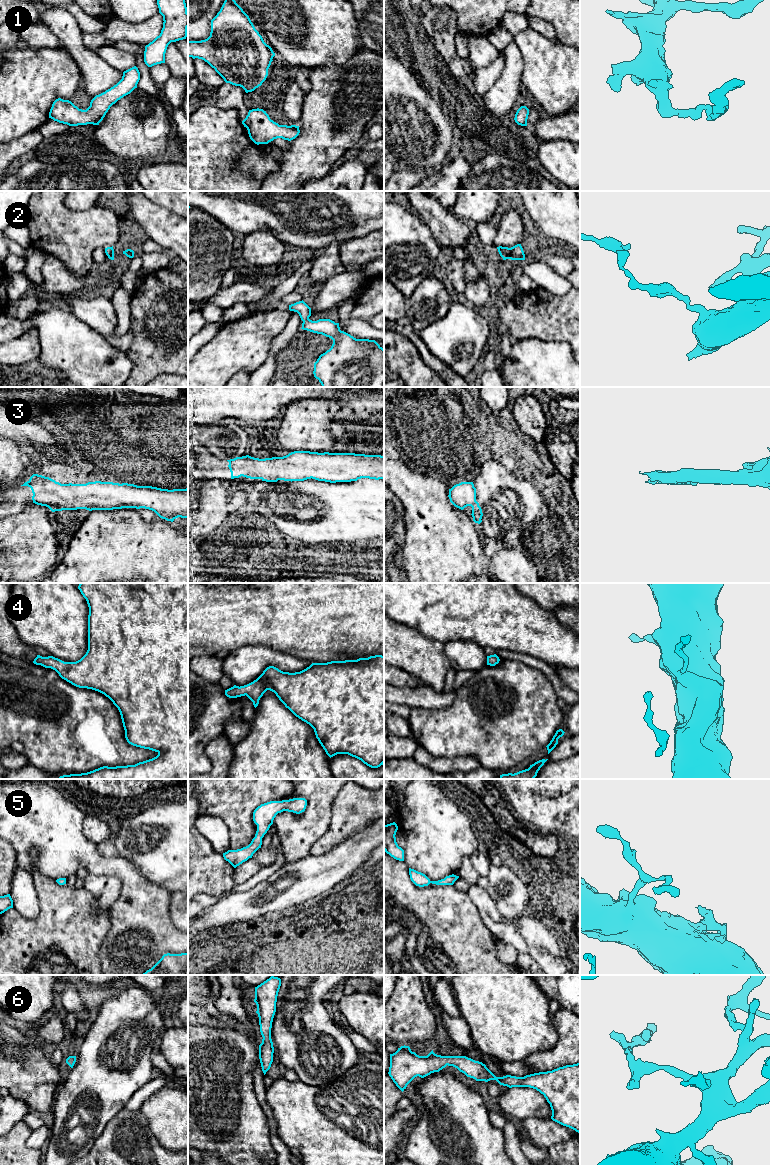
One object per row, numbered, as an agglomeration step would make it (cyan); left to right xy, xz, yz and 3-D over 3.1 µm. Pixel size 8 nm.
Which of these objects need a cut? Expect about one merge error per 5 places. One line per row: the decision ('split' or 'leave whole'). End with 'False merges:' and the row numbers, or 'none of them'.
1: leave whole
2: leave whole
3: leave whole
4: leave whole
5: leave whole
6: leave whole
False merges: none of them

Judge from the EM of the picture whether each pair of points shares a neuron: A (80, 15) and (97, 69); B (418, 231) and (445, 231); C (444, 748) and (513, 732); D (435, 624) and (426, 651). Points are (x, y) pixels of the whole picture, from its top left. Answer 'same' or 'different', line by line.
A: different
B: different
C: same
D: different

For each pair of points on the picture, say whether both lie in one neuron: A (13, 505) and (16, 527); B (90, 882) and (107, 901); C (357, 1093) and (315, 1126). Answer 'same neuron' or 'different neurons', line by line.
A: different neurons
B: same neuron
C: same neuron

